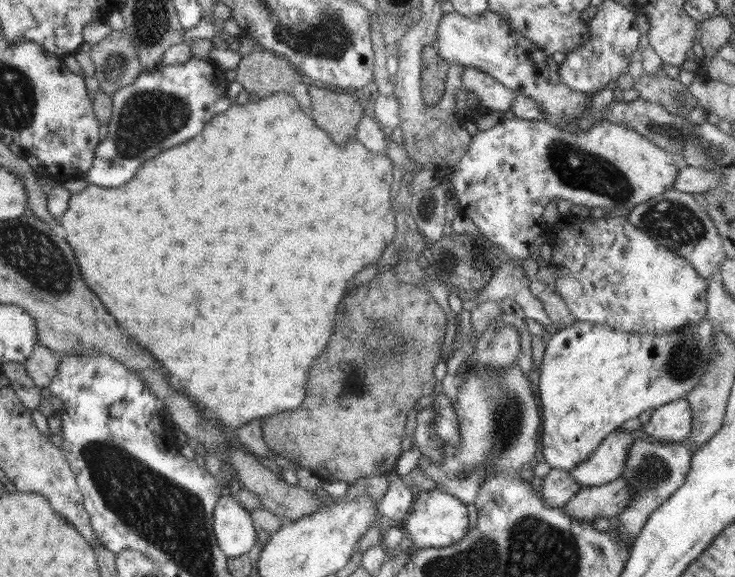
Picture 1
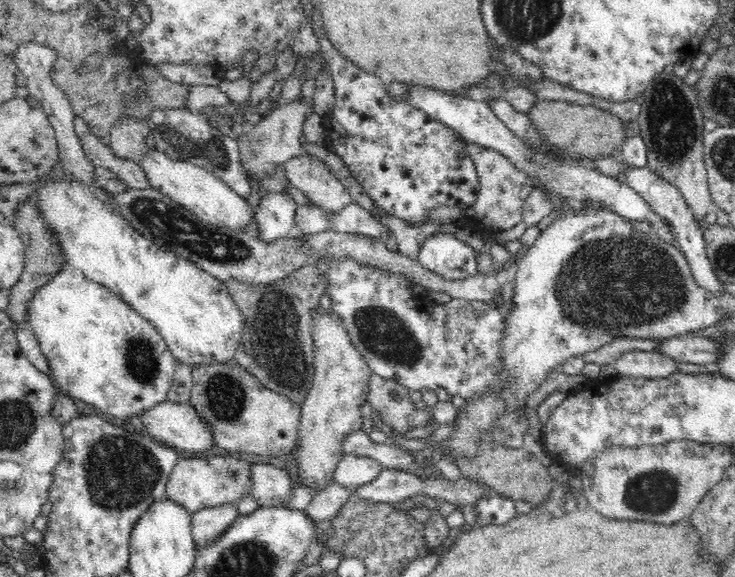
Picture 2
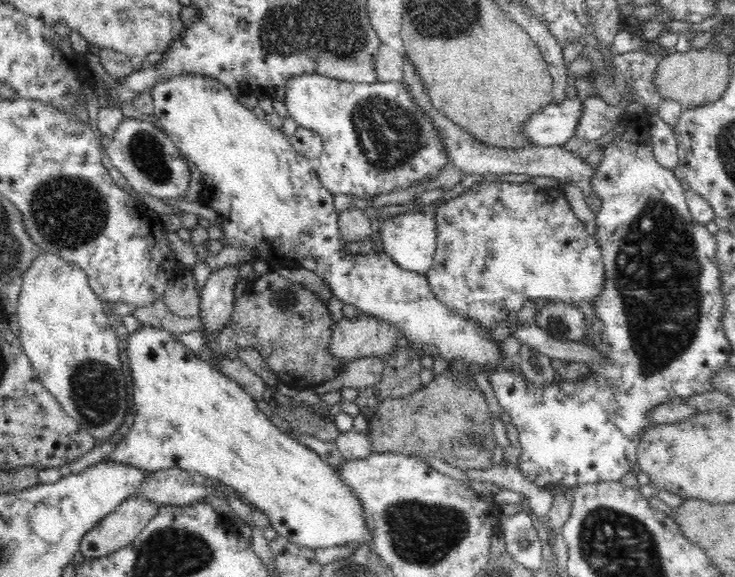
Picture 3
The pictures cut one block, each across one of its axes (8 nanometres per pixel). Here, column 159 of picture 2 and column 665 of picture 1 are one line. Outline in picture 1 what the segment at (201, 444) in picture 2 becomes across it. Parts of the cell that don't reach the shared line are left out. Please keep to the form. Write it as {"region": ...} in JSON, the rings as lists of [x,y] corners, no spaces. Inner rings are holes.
{"region":[[[680,398],[652,411],[650,421],[641,426],[640,433],[662,442],[682,443],[692,429],[690,403]]]}

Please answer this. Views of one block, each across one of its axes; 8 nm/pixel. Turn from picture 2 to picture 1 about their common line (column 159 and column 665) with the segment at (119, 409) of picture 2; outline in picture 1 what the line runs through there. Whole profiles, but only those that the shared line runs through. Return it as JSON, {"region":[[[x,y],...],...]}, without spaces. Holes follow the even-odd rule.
{"region":[[[706,316],[698,323],[690,323],[666,333],[630,333],[608,325],[576,319],[572,325],[556,330],[546,339],[541,359],[538,390],[542,402],[542,454],[544,463],[552,469],[573,470],[590,457],[612,431],[626,420],[638,418],[646,410],[654,411],[672,400],[684,398],[696,384],[700,384],[706,368],[716,354],[716,327]]]}

